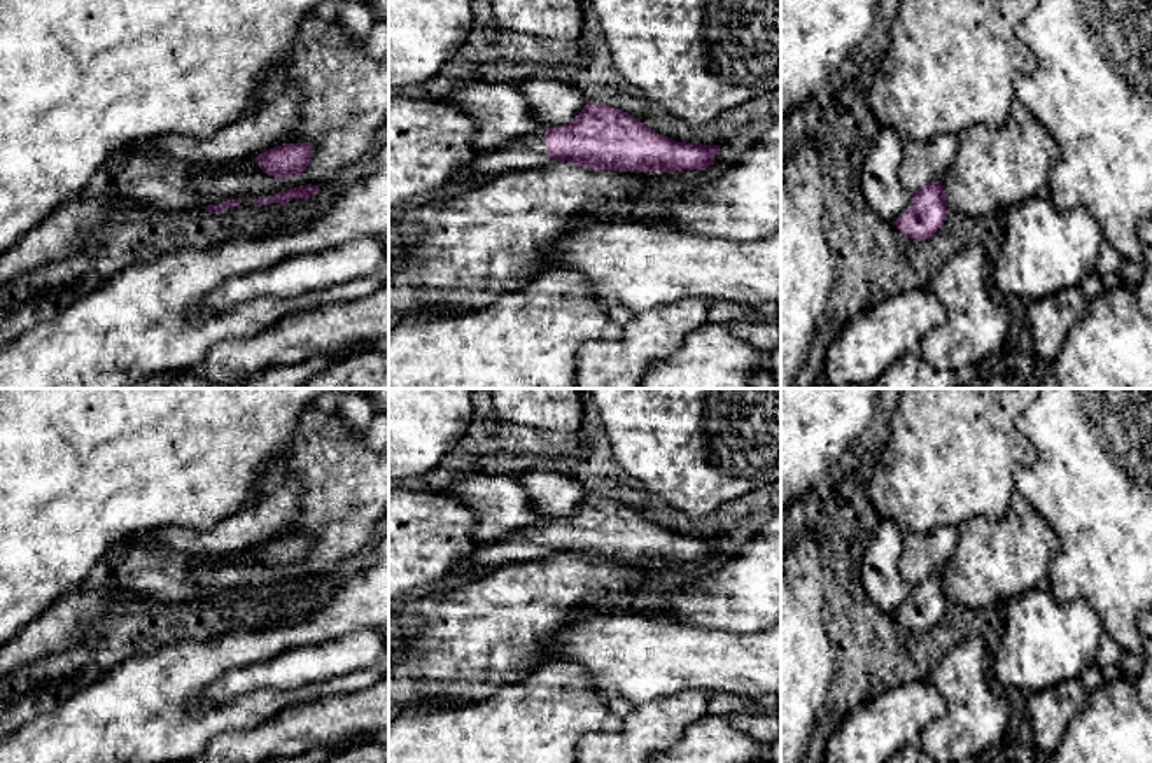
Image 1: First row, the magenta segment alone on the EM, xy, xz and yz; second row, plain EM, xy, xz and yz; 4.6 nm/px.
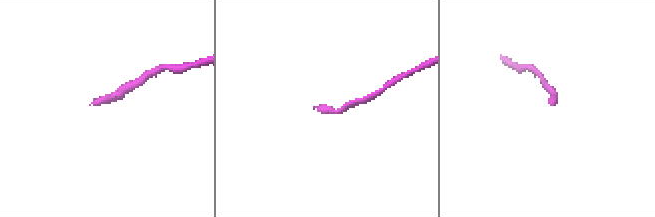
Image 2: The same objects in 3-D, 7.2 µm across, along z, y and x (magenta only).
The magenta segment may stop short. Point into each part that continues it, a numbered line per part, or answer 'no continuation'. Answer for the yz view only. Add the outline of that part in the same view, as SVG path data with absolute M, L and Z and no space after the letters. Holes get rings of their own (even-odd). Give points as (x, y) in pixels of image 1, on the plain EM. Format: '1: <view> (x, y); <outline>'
no continuation

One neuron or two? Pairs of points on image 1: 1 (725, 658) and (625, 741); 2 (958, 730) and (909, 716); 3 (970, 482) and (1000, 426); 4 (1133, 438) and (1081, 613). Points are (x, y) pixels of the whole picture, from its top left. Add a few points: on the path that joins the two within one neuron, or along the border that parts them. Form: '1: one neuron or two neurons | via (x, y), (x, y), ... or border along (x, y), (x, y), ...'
1: two neurons | border along (709, 693), (688, 690), (643, 704)
2: two neurons | border along (930, 683), (946, 711), (916, 742)
3: one neuron | via (970, 468), (970, 455), (986, 440)
4: two neurons | border along (1049, 588), (1063, 602), (1086, 601), (1105, 632)

